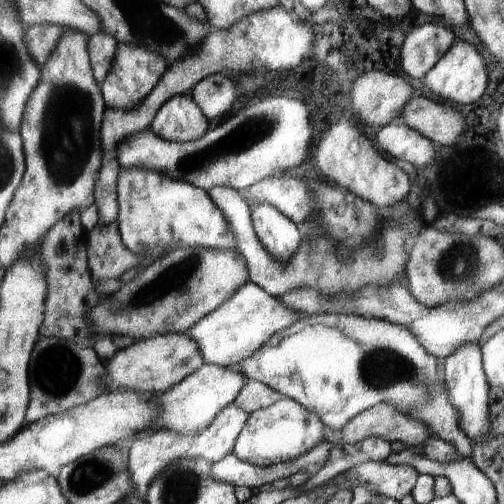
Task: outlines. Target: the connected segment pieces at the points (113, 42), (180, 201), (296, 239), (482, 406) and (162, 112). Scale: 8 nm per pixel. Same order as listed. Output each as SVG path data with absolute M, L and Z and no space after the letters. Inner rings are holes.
M100 31L90 37L92 66L95 69L96 78L102 86L105 83L105 78L108 78L112 70L119 49L119 40L108 31Z
M132 167L132 168L123 168L119 176L118 183L118 194L119 194L119 223L121 228L121 233L126 243L126 246L134 253L139 255L144 255L147 259L147 262L154 262L160 260L158 256L168 250L170 246L174 246L174 242L178 243L181 247L206 247L209 249L235 249L235 240L232 236L232 231L228 222L227 217L224 216L224 213L216 201L211 197L211 193L205 188L200 188L195 184L192 184L188 181L181 181L180 179L175 179L166 173L155 171L154 169L145 169L142 167Z
M250 203L249 208L255 233L264 248L279 261L291 259L304 237L299 226L271 204Z
M464 343L456 347L444 360L442 366L449 399L459 410L459 424L469 436L474 446L476 441L481 441L487 433L489 425L488 407L490 382L487 380L486 370L483 368L483 355L479 343Z
M195 89L186 94L179 94L171 98L157 113L152 130L159 133L166 140L191 143L203 138L213 127L212 120L203 111L194 97Z

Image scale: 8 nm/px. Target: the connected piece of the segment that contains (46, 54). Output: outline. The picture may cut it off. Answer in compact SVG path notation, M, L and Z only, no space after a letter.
M42 23L35 24L27 30L27 44L33 54L33 59L42 67L46 64L59 42L70 29L59 24Z

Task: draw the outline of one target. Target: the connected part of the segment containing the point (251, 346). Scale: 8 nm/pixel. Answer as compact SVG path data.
M248 282L235 292L232 300L208 315L206 319L200 320L190 330L190 334L203 346L206 362L237 369L244 359L254 355L272 335L290 327L300 318L303 316L298 311L264 292L259 285Z

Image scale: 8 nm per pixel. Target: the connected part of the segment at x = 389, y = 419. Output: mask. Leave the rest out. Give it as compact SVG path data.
M380 403L375 407L370 407L366 411L362 411L350 420L346 427L335 431L330 427L323 428L323 438L333 445L347 445L362 443L368 437L380 437L387 440L389 443L402 442L405 448L417 448L432 435L429 434L427 426L421 421L408 418L405 413L400 412L388 403Z

